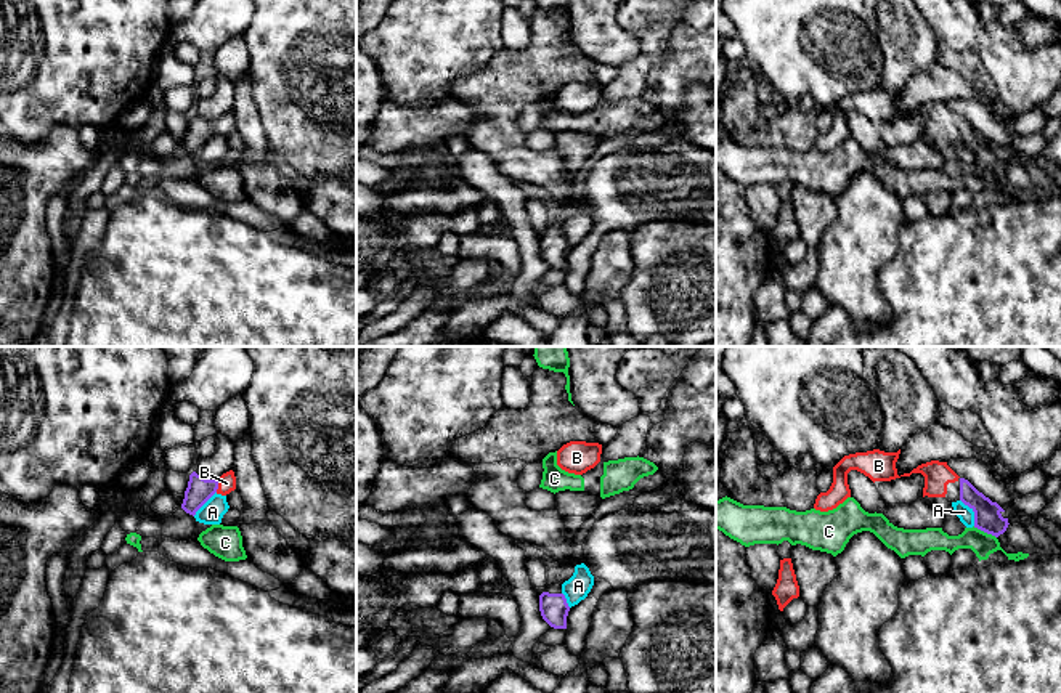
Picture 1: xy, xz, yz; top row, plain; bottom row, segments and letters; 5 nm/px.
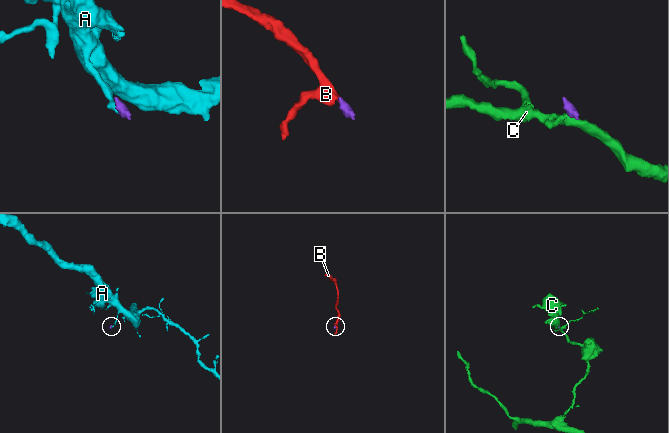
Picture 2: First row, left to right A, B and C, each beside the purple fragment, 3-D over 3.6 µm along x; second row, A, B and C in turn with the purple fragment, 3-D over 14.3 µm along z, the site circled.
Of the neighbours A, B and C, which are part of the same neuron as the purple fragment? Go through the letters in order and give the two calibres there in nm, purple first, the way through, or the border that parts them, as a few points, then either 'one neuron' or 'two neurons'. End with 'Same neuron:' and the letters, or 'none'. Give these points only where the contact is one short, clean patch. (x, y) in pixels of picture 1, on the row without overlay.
A: calibres 140 and 80 nm; border yz (960, 140), (973, 153), (975, 166); two neurons
B: calibres 130 and 90 nm; way xy (199, 130), (217, 127), (227, 124); one neuron
C: calibres 140 and 120 nm; border yz (973, 167), (995, 178); two neurons
Same neuron: B

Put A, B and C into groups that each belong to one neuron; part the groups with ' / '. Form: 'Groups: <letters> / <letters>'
Groups: A / B / C

